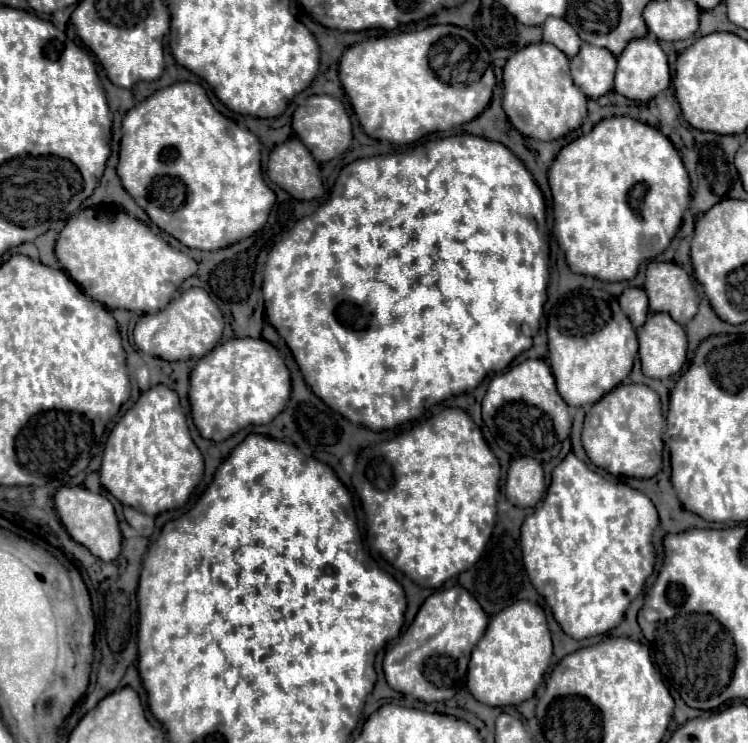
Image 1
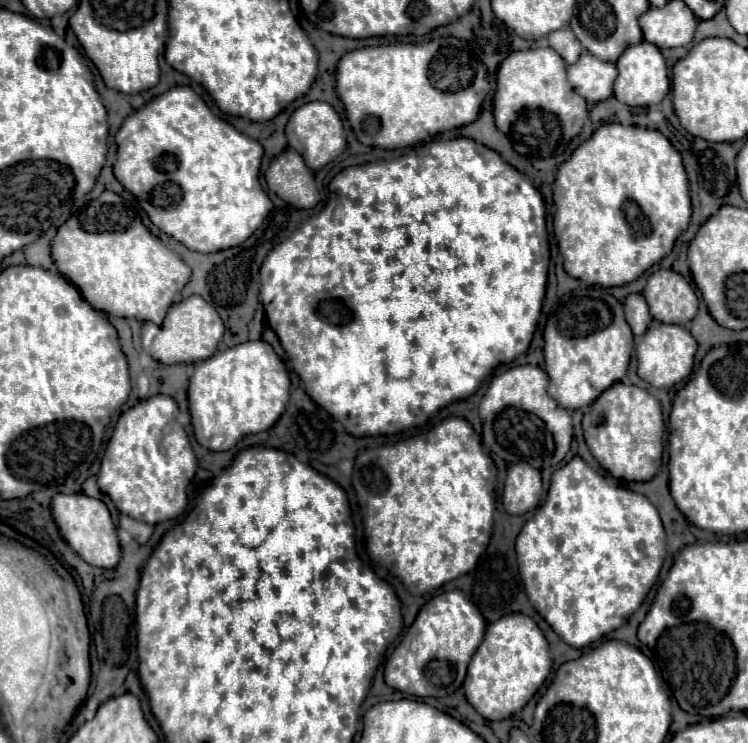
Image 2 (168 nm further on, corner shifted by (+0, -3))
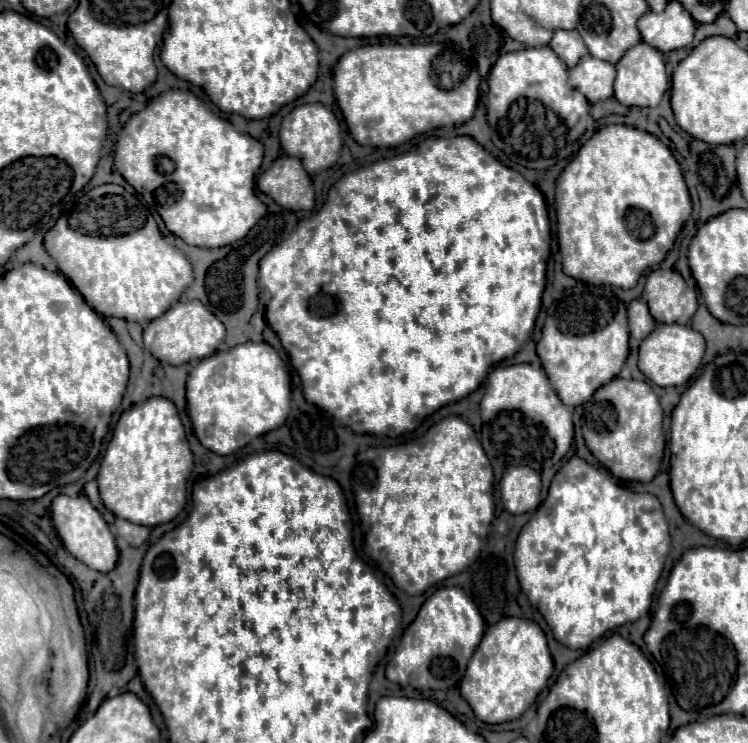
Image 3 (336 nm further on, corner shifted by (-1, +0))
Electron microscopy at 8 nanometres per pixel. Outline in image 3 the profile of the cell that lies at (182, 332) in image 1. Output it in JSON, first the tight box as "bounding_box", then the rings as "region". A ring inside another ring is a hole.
{"bounding_box":[144,300,226,366],"region":[[[190,300],[190,302],[174,304],[160,318],[152,320],[144,328],[144,346],[160,362],[180,366],[184,362],[214,354],[218,350],[218,344],[224,340],[224,336],[226,336],[224,324],[200,300]]]}

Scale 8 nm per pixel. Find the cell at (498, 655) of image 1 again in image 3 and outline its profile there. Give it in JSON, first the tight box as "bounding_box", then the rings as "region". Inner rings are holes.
{"bounding_box":[460,618,552,724],"region":[[[506,618],[488,626],[460,682],[460,694],[472,706],[478,720],[486,724],[510,722],[530,708],[552,676],[552,670],[552,656],[540,626],[526,618]]]}

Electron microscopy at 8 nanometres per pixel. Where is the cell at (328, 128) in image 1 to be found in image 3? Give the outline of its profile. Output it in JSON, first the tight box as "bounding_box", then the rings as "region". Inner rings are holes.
{"bounding_box":[280,104,340,176],"region":[[[302,104],[284,116],[280,126],[280,146],[284,154],[298,158],[310,176],[318,174],[322,170],[328,170],[340,156],[340,124],[324,104]]]}

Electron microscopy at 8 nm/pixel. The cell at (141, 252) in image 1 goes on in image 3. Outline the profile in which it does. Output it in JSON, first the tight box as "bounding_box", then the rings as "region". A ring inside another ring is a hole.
{"bounding_box":[44,216,194,322],"region":[[[62,216],[44,236],[44,248],[98,314],[130,322],[148,322],[162,316],[194,280],[192,264],[184,252],[164,240],[154,216],[146,216],[146,224],[138,232],[116,238],[74,232]]]}

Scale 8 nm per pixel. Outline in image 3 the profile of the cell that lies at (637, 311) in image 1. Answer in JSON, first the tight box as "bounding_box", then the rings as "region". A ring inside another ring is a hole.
{"bounding_box":[628,298,656,342],"region":[[[638,298],[638,300],[630,302],[630,306],[628,306],[628,324],[630,324],[630,336],[638,342],[644,340],[654,330],[656,322],[650,316],[644,298]]]}

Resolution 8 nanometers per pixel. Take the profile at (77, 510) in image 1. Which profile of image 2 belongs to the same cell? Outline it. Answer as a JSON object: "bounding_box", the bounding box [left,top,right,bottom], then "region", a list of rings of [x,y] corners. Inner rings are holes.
{"bounding_box":[51,493,121,569],"region":[[[57,493],[53,497],[51,509],[53,509],[53,519],[55,519],[63,539],[89,565],[111,569],[111,567],[115,567],[119,563],[121,549],[119,549],[117,529],[113,525],[113,519],[111,519],[111,513],[109,513],[107,505],[101,499],[93,499],[93,497],[85,495],[85,493],[73,493],[73,495]]]}

